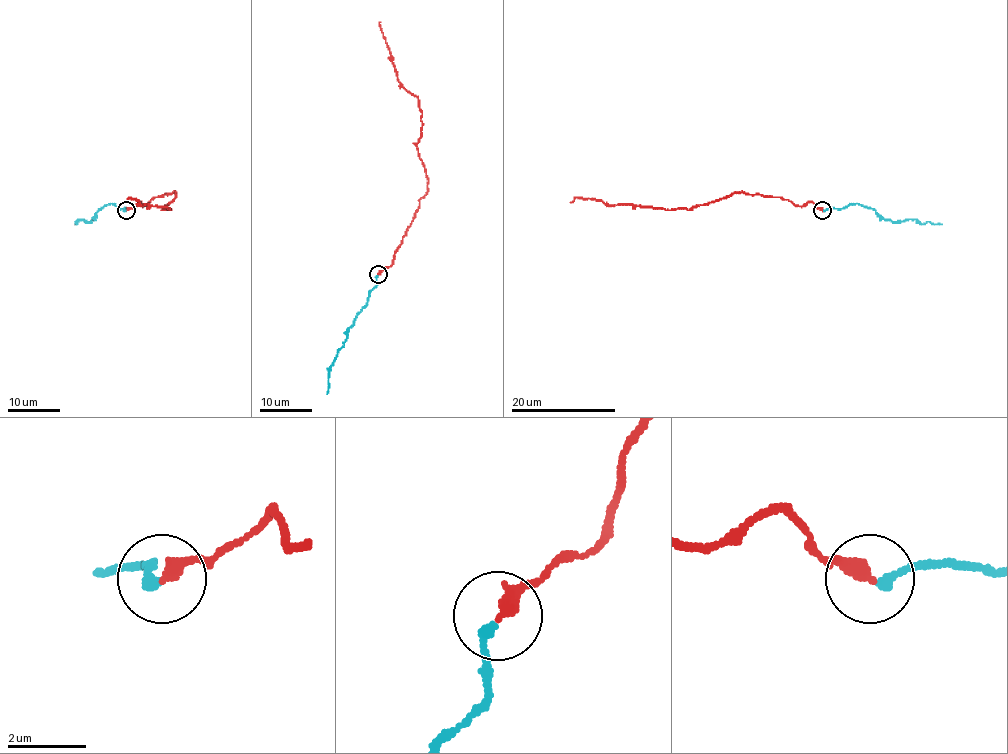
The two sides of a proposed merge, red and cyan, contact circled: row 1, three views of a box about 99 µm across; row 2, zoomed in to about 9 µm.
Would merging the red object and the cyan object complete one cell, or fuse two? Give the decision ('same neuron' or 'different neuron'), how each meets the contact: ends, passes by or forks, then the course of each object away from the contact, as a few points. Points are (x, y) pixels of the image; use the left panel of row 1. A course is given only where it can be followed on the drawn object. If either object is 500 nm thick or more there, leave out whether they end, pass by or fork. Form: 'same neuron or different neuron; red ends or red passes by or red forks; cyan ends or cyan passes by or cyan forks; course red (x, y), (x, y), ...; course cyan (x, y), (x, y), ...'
different neuron; red ends; cyan ends; course red (126, 210), (153, 197), (176, 195), (165, 206), (167, 210), (129, 197), (128, 202); course cyan (126, 210), (110, 203), (101, 208), (92, 221), (79, 219), (75, 224)

